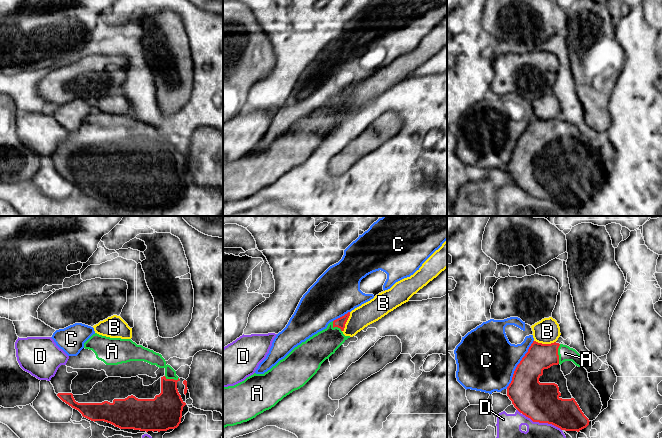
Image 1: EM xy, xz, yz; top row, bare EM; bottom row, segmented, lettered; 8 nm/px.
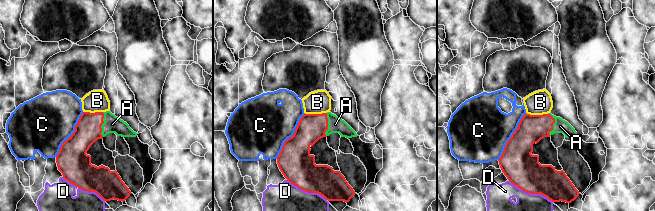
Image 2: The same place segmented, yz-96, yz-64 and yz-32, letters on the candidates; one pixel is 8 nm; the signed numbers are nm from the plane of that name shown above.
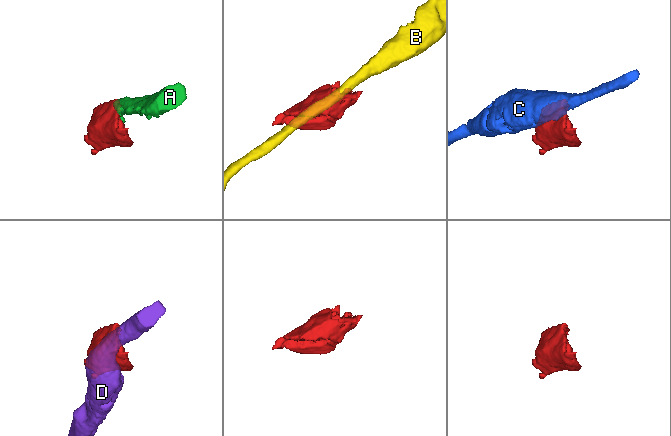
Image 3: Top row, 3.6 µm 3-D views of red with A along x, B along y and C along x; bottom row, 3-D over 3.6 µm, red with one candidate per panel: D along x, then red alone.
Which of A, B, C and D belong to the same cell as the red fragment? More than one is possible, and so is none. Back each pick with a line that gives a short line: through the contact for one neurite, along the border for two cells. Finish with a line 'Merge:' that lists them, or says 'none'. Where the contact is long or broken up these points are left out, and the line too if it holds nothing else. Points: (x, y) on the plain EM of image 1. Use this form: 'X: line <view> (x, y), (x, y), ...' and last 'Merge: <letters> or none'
Merge: A

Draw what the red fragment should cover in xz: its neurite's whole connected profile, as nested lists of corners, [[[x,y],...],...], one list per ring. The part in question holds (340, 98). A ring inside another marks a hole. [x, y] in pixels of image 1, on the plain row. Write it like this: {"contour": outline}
{"contour": [[[350,88],[330,98],[326,105],[295,123],[284,135],[264,150],[247,153],[244,157],[223,163],[223,204],[247,198],[274,183],[284,173],[303,163],[320,145],[321,140],[350,112],[343,110]]]}

